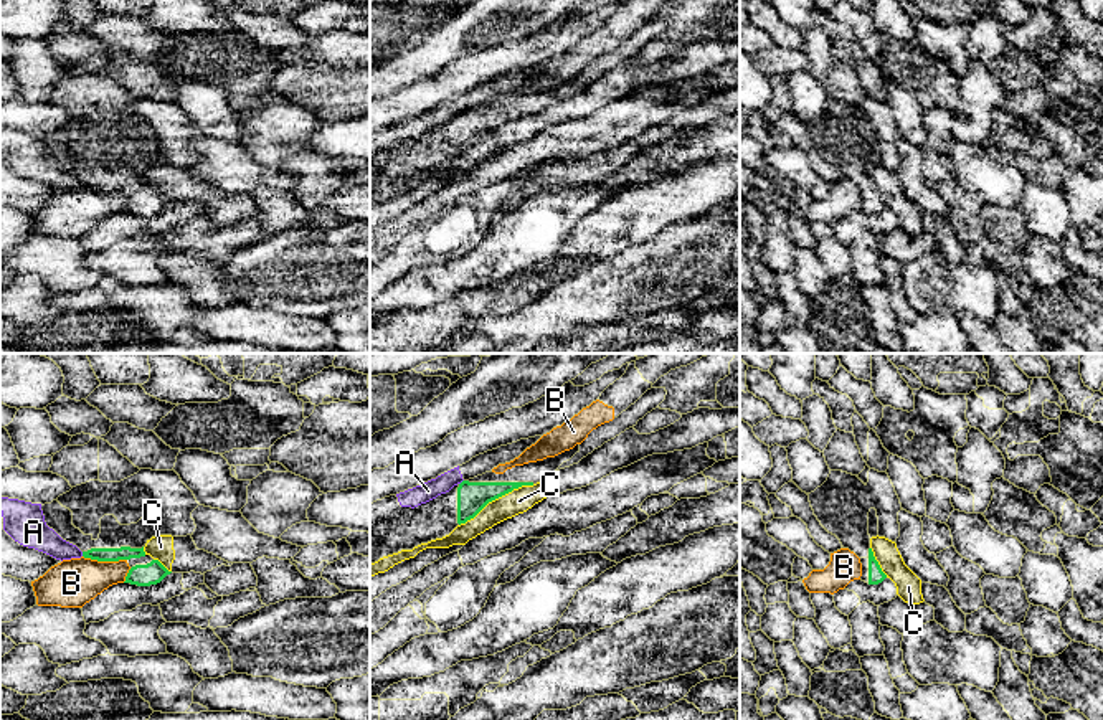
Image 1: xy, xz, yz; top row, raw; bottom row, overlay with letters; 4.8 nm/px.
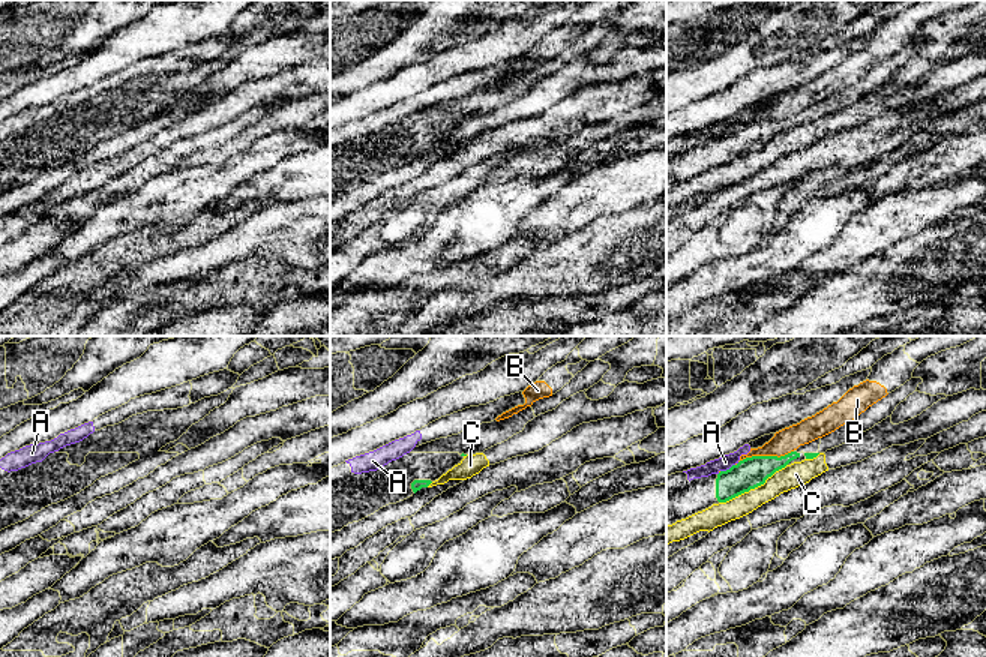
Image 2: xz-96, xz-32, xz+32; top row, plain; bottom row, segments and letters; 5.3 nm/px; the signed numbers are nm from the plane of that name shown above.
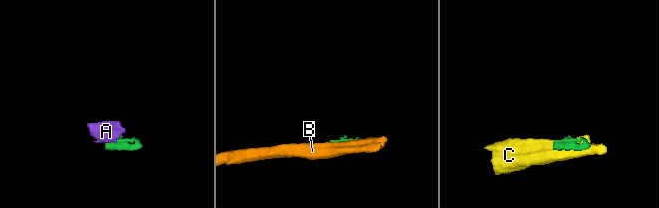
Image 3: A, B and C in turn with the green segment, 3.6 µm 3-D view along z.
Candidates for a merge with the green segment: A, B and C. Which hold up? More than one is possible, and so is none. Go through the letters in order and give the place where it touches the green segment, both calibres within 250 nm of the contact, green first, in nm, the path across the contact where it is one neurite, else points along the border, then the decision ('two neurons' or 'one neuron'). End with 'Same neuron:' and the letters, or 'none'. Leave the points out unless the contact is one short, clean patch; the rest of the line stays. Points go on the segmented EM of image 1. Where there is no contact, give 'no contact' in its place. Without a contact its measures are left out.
A: contact xy (83, 554); calibres 60 and 140 nm; border xy (81, 552), (83, 555); two neurons
B: contact xy (104, 560); calibres 60 and 240 nm; border xy (83, 555), (93, 560), (126, 560); two neurons
C: contact xz (496, 497); calibres 150 and 120 nm; two neurons
Same neuron: none

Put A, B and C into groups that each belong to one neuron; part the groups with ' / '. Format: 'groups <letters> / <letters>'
groups A / B / C

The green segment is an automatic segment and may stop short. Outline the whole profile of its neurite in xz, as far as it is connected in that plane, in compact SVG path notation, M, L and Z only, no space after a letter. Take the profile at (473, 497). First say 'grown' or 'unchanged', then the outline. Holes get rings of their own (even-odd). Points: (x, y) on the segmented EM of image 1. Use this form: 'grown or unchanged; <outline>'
grown; M580 444L555 457L515 466L504 474L485 472L414 509L401 507L396 495L370 504L370 563L449 535L489 502L550 477L576 452Z

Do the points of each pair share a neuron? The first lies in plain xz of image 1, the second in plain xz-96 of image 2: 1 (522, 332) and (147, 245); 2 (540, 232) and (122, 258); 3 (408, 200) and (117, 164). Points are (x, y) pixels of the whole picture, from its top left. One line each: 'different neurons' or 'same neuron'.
1: different neurons
2: different neurons
3: different neurons

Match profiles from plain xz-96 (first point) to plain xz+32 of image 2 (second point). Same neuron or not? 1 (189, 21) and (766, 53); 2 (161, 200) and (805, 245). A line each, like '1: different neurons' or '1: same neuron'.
1: different neurons
2: same neuron

